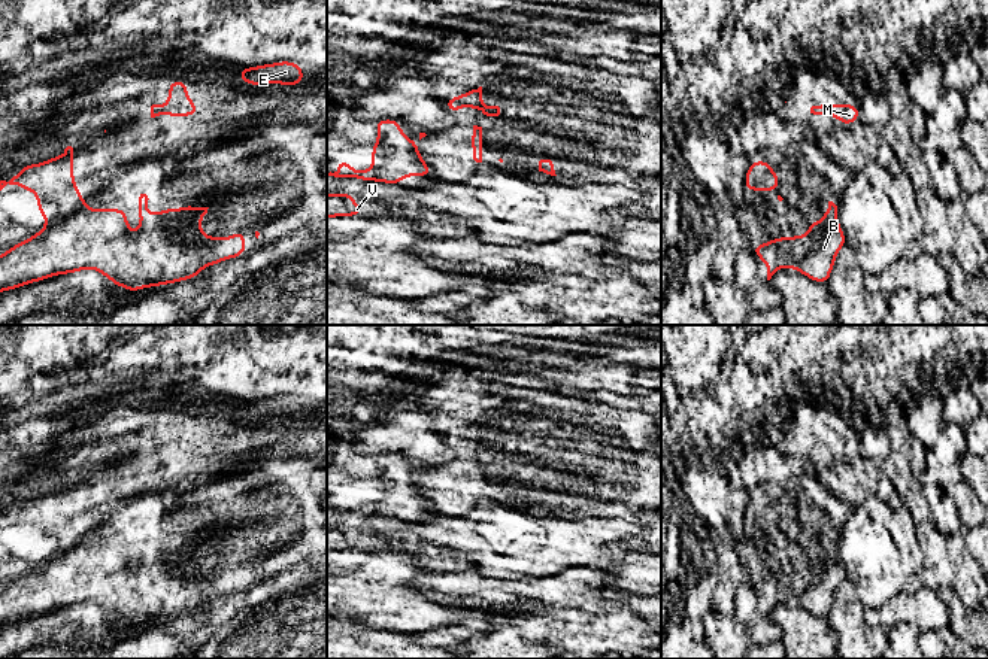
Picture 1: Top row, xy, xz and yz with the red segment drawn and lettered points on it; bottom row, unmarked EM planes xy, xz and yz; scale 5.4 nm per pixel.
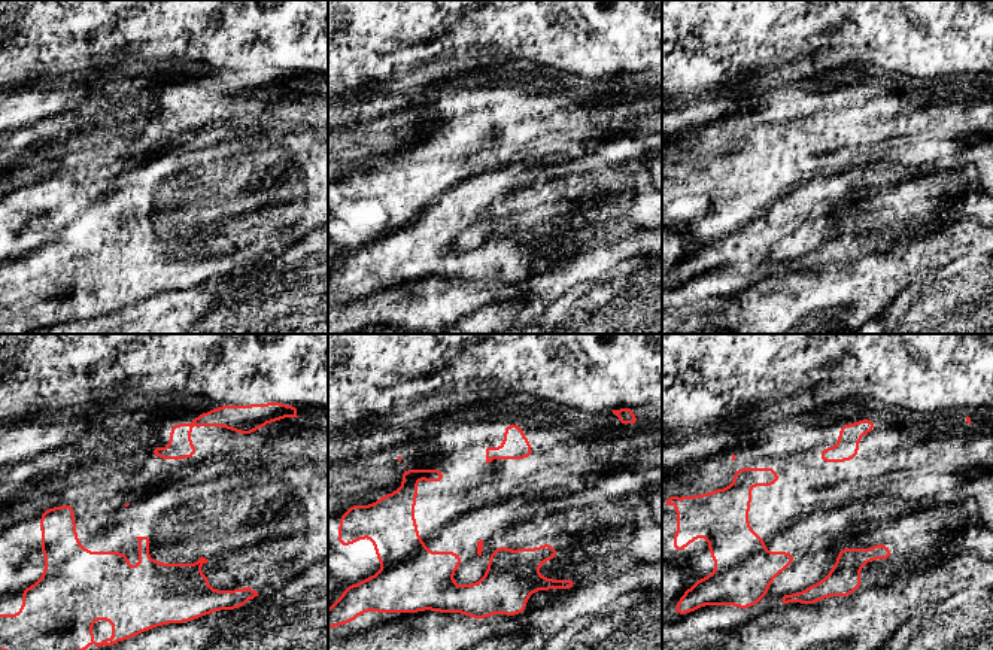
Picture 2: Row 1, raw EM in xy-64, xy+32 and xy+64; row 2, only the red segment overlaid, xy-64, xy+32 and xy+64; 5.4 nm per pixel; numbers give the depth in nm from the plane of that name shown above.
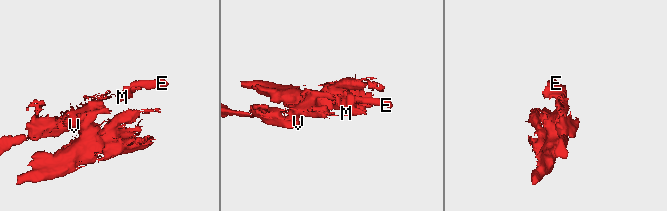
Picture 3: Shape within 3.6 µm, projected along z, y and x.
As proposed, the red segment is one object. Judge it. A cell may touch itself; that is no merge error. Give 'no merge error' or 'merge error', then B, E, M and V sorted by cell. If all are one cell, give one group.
no merge error; groups B E M V

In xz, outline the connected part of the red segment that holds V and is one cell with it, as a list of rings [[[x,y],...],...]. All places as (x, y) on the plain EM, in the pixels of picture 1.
[[[327,526],[327,553],[337,550],[363,550],[363,540],[357,538],[352,526]]]

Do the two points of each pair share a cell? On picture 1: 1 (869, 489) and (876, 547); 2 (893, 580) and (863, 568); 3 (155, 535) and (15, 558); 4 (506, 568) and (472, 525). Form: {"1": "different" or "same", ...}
{"1": "different", "2": "same", "3": "different", "4": "same"}

